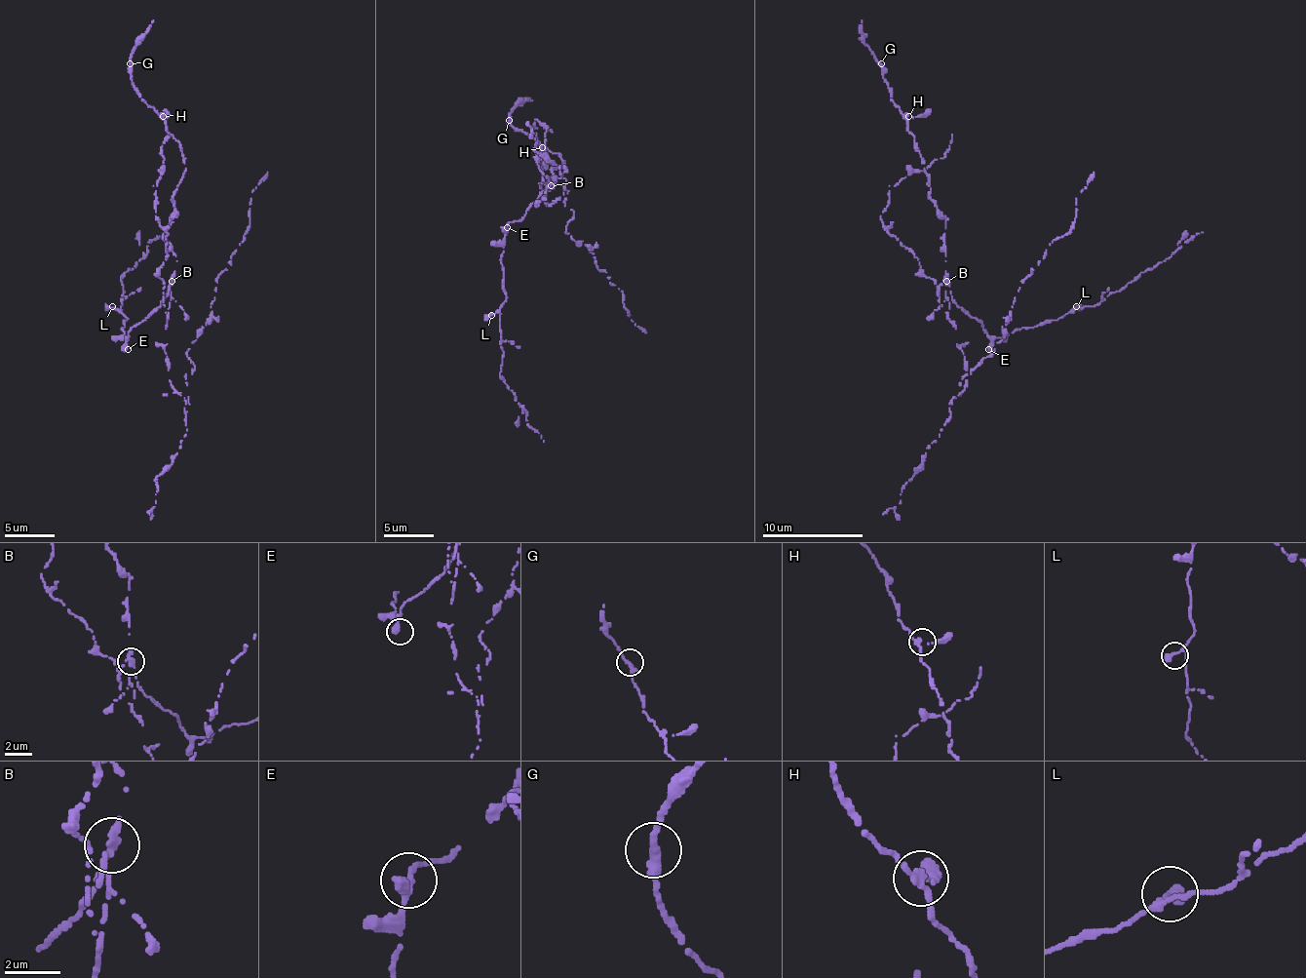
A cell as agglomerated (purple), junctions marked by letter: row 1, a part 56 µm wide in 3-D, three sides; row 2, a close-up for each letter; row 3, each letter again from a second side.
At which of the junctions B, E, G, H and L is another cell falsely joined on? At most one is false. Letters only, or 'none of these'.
B

